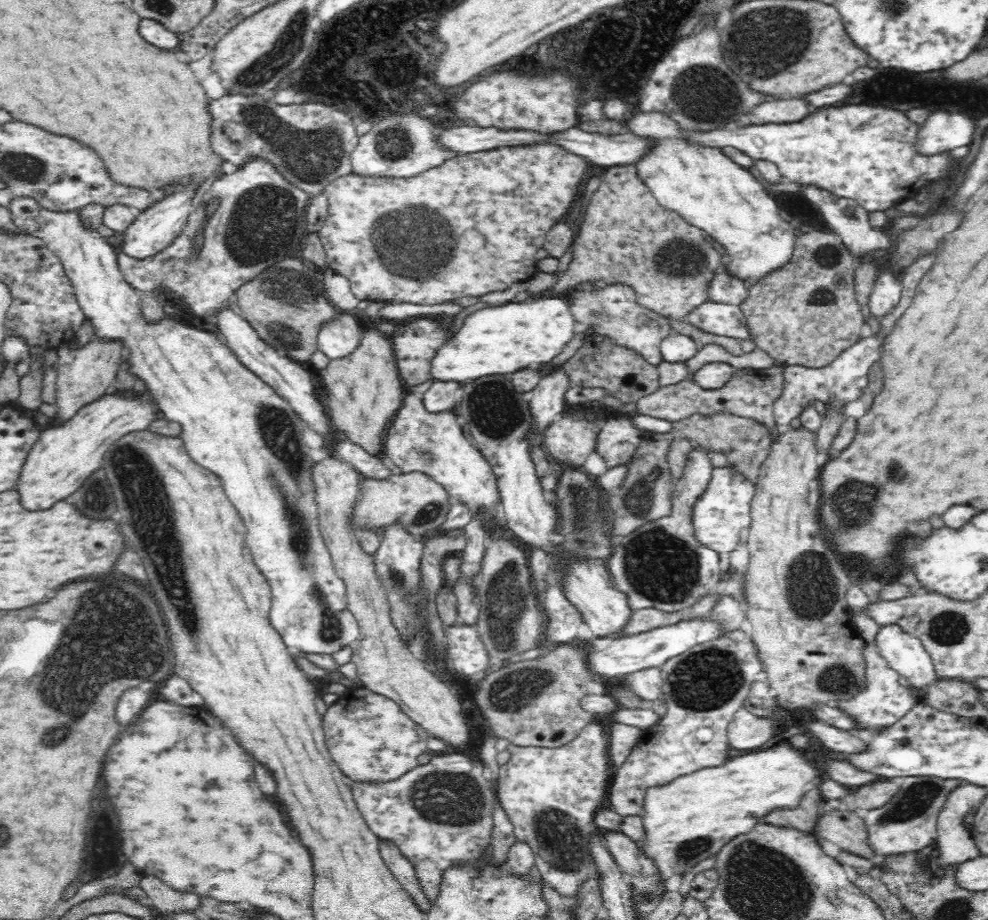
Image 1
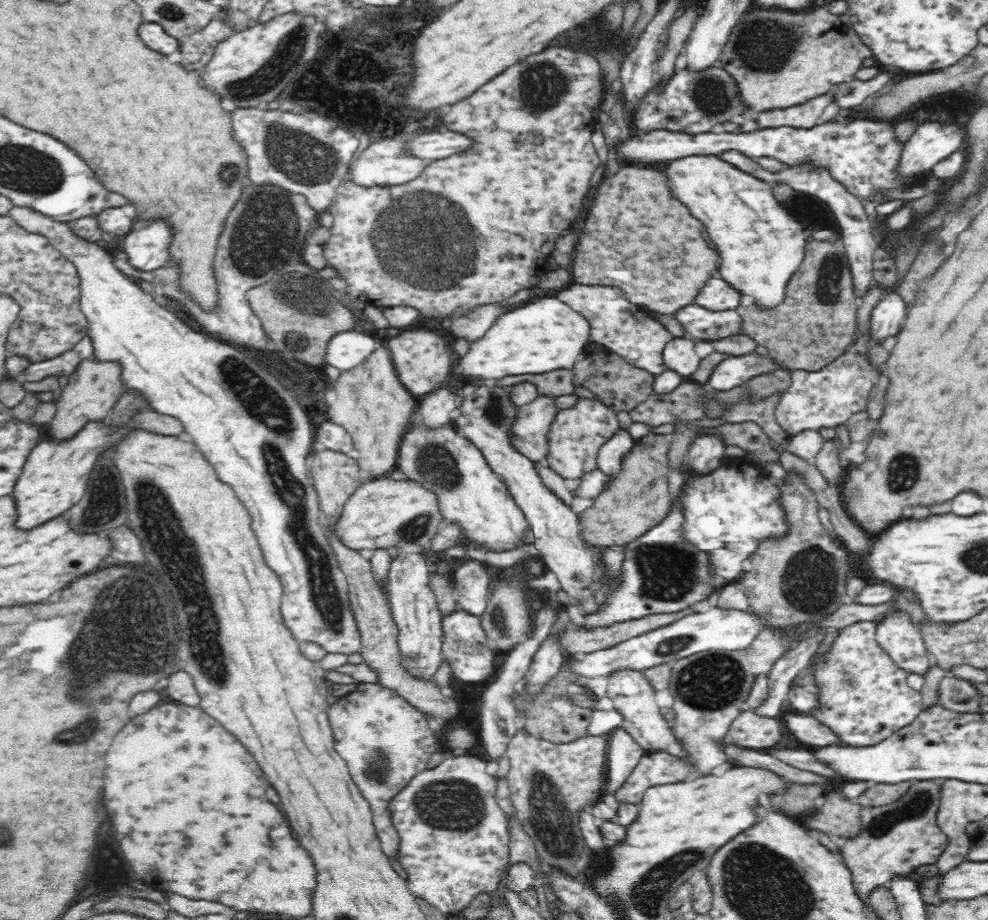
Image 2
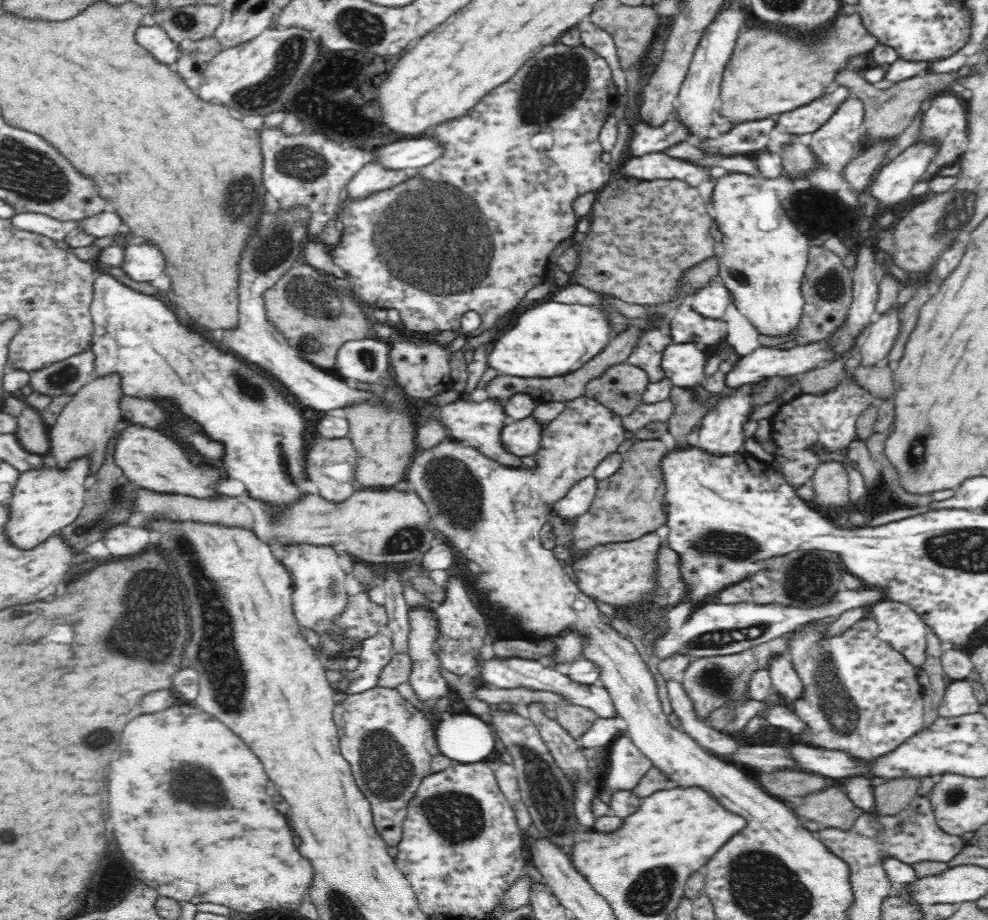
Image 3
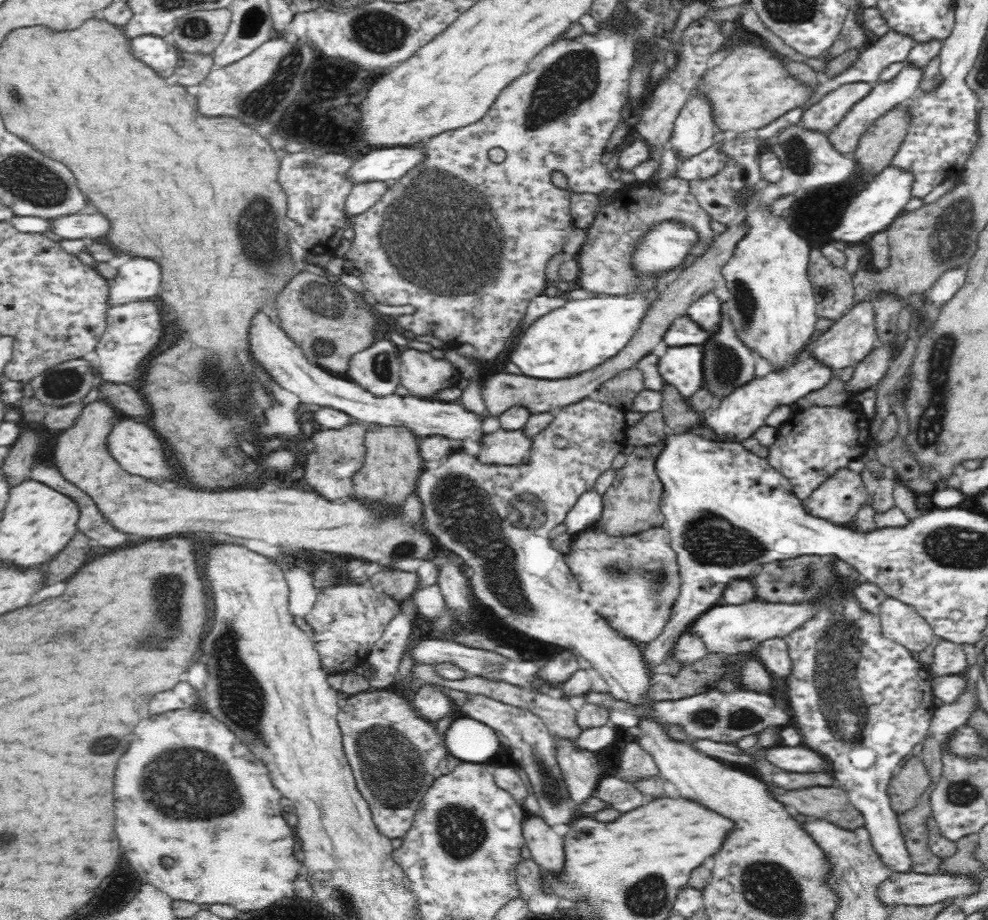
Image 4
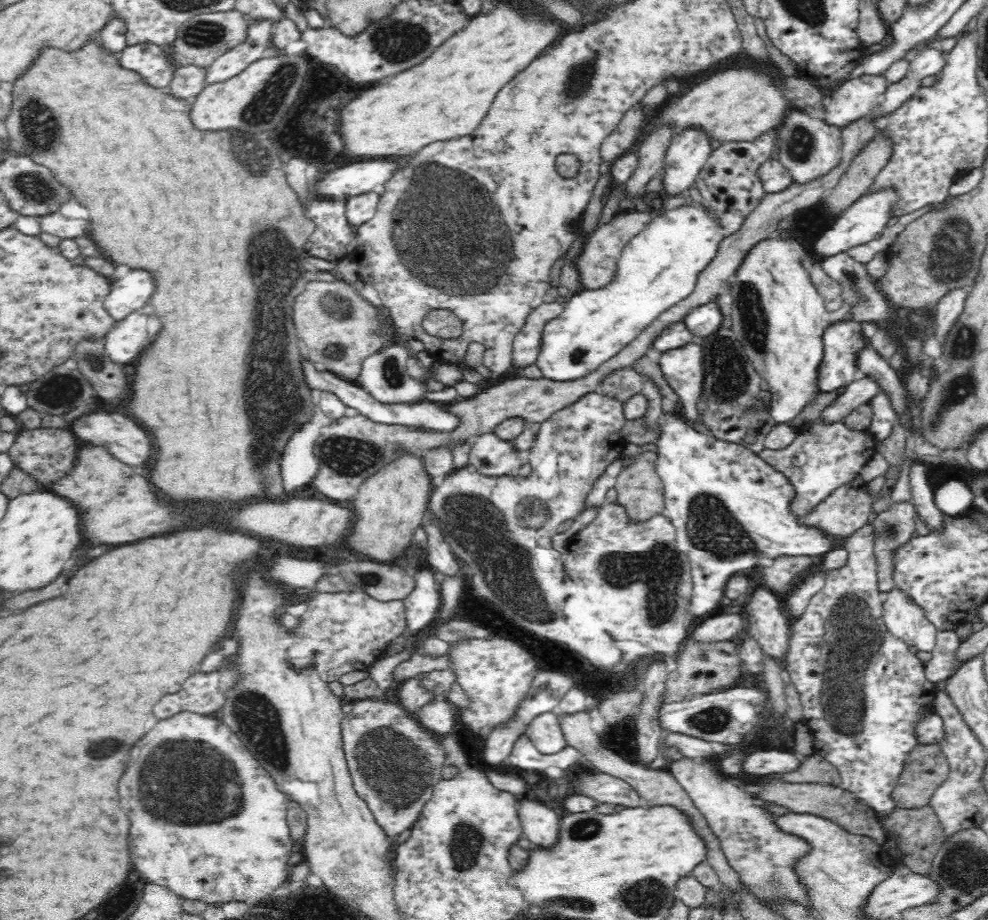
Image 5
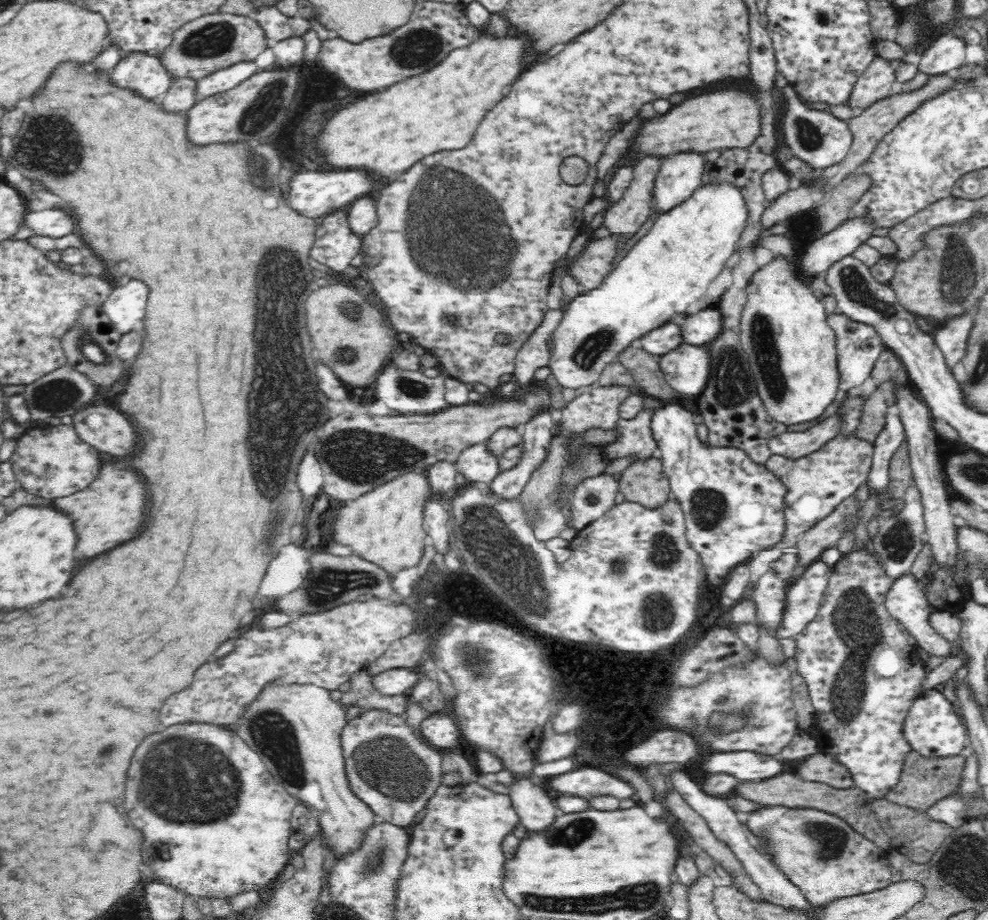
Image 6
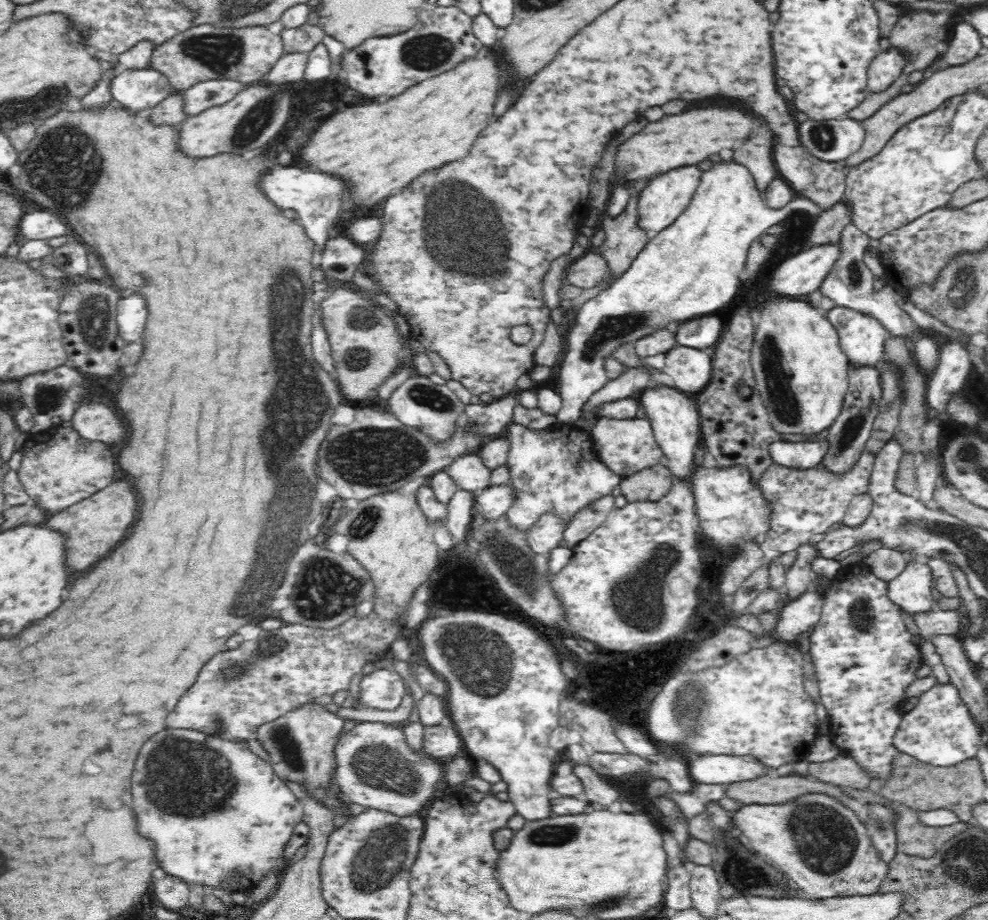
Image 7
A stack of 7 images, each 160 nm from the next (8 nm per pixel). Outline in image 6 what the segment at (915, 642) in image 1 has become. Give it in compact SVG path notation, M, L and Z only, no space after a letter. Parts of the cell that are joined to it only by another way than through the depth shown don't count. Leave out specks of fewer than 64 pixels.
M911 572L903 573L898 579L894 580L886 595L885 607L893 616L895 623L902 622L905 625L907 632L916 638L917 646L922 650L926 650L931 656L941 656L946 659L956 655L953 651L956 643L947 641L930 626L928 618L933 613L932 607L924 596L924 591L920 590L920 583L916 581Z

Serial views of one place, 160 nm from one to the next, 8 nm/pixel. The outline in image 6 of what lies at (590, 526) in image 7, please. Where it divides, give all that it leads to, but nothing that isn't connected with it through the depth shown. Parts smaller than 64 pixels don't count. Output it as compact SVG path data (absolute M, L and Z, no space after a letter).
M605 472L583 480L574 488L570 498L568 527L581 531L599 519L615 505L614 498L618 491L617 477Z

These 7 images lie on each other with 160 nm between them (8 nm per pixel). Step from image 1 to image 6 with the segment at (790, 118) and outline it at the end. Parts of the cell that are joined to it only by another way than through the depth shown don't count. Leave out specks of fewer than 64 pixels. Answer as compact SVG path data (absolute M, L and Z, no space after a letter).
M880 55L874 58L853 86L849 102L846 104L849 108L867 109L877 101L887 98L892 83L897 80L890 61Z

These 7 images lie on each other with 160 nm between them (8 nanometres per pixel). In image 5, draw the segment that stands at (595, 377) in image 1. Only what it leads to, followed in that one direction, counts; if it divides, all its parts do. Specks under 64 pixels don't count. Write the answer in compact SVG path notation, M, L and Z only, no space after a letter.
M623 367L609 373L595 391L626 402L631 396L640 394L645 384L645 378L634 369Z

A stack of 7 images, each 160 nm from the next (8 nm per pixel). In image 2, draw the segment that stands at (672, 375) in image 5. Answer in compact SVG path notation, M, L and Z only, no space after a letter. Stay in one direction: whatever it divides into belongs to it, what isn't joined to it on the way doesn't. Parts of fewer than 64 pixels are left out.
M675 337L663 350L664 365L668 370L680 374L686 381L692 381L694 374L700 368L701 360L694 351L695 344L692 339Z

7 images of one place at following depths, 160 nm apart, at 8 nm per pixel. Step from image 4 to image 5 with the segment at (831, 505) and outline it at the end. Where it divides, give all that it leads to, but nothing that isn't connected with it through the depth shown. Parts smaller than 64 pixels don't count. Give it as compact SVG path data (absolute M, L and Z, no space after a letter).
M858 481L856 484L848 483L837 488L828 498L825 498L816 509L805 517L798 517L800 524L807 527L818 527L830 539L838 539L841 542L860 527L872 520L871 505L874 497L868 493L865 483Z

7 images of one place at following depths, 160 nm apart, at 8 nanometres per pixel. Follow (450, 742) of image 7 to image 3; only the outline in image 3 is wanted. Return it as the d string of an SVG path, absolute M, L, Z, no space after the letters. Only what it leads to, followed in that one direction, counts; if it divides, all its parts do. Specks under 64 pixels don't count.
M410 609L408 616L411 626L408 637L410 645L408 654L413 660L409 683L418 699L432 707L442 697L454 695L449 682L443 679L440 673L441 664L439 663L439 658L436 653L438 649L436 642L439 635L439 620L436 614L432 615L432 613L426 611L426 609Z

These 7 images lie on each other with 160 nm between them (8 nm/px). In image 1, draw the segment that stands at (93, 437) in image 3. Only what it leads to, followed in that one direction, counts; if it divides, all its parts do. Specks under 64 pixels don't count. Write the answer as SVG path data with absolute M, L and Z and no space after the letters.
M94 338L77 349L70 349L67 345L60 346L57 348L57 354L59 363L56 367L55 416L60 419L60 422L65 423L76 416L81 407L108 392L124 360L124 348L121 342Z

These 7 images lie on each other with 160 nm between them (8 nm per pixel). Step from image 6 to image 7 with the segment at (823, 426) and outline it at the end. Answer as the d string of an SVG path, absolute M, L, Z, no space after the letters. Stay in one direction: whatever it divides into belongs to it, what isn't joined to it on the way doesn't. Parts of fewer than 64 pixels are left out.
M827 440L820 442L774 442L769 449L773 463L808 470L818 467L828 450Z

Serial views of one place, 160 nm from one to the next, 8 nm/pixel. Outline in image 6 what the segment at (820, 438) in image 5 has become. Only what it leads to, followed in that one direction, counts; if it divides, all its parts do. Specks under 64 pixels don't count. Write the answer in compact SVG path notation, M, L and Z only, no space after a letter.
M837 435L832 442L822 446L820 450L799 459L783 458L773 454L765 462L765 466L777 479L783 482L784 494L784 534L782 540L770 549L760 550L746 564L751 571L752 584L758 584L766 572L766 564L778 560L784 550L796 546L799 534L813 528L823 521L835 508L867 482L873 461L873 444L851 436Z

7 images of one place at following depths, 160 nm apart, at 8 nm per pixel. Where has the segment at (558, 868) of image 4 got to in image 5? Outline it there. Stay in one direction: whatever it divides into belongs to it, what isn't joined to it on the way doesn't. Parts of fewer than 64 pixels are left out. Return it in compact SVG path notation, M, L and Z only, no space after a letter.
M530 794L519 796L518 799L524 837L542 848L552 846L558 840L558 814Z

